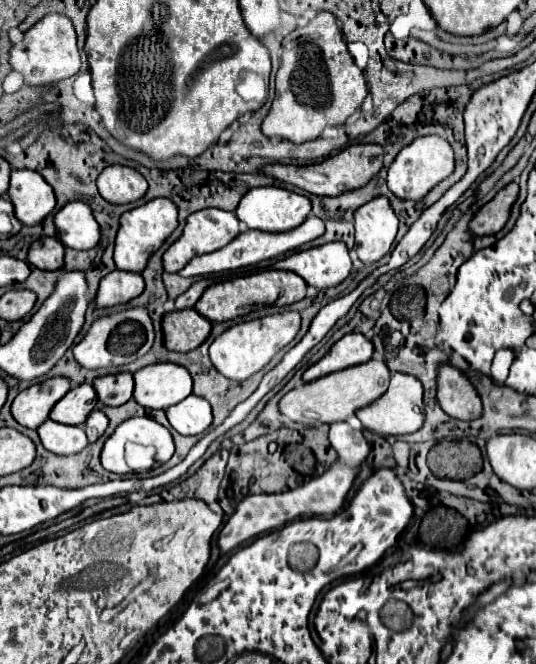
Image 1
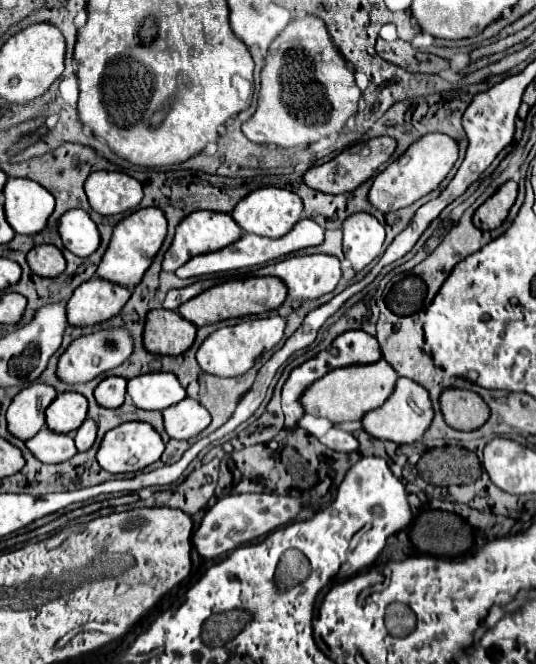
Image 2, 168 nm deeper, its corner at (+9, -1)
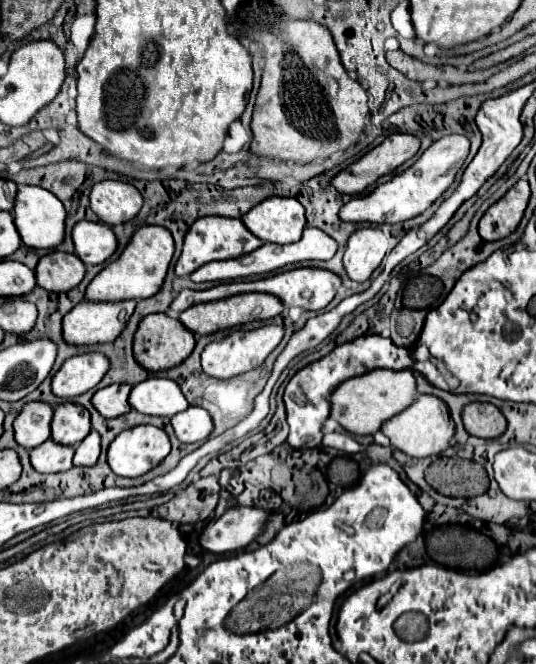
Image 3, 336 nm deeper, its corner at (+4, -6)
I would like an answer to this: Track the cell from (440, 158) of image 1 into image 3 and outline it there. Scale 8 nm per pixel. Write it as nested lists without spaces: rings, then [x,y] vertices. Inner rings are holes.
[[[450,134],[434,142],[424,154],[402,174],[396,174],[392,180],[378,184],[366,198],[354,198],[340,210],[340,218],[346,222],[374,222],[374,224],[396,224],[410,220],[422,214],[434,200],[438,200],[448,186],[454,182],[460,166],[468,156],[470,142],[466,136]]]

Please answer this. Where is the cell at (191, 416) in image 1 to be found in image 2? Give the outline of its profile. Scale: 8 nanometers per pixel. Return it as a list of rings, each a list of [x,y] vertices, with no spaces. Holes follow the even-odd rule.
[[[189,397],[173,407],[167,407],[163,411],[163,419],[165,431],[173,439],[191,439],[211,423],[209,411],[199,401]]]

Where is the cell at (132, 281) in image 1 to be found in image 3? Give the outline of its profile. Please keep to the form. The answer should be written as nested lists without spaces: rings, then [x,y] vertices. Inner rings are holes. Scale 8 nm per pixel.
[[[82,300],[64,316],[62,330],[68,344],[102,344],[112,342],[124,330],[136,308],[134,300],[90,302]]]

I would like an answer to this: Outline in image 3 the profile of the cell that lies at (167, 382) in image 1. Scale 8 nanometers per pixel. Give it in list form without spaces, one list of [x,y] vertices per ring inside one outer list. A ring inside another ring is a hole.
[[[148,378],[132,386],[130,406],[142,414],[172,418],[174,414],[186,410],[188,402],[184,394],[180,392],[180,386],[174,380]]]

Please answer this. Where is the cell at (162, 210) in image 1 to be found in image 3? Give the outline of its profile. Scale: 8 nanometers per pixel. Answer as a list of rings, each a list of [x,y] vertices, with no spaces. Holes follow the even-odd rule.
[[[142,226],[138,228],[128,246],[122,250],[120,258],[110,262],[86,288],[86,300],[98,302],[114,302],[114,300],[142,300],[154,296],[168,272],[168,264],[174,254],[174,240],[166,228],[160,226]]]

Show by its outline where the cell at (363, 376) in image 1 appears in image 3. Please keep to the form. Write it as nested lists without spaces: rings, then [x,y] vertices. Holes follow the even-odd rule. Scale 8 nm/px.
[[[372,370],[364,376],[346,380],[332,392],[330,418],[334,418],[352,434],[374,434],[376,430],[380,430],[382,422],[402,412],[408,404],[412,404],[416,396],[418,390],[410,370]]]

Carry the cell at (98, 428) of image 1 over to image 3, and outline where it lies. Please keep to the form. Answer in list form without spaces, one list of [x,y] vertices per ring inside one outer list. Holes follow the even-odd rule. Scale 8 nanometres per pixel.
[[[92,430],[76,448],[74,464],[76,466],[94,466],[100,456],[100,434]]]

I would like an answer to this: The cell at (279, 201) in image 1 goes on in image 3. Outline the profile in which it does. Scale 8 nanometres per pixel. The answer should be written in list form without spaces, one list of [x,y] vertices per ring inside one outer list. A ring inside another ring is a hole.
[[[270,196],[264,204],[256,204],[252,212],[246,212],[242,222],[262,242],[292,244],[300,240],[306,218],[304,206],[296,198]]]

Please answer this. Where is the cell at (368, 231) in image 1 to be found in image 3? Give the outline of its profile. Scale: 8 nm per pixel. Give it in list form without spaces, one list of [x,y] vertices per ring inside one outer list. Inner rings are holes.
[[[360,228],[346,244],[344,268],[354,282],[366,282],[388,252],[388,240],[380,228]]]

